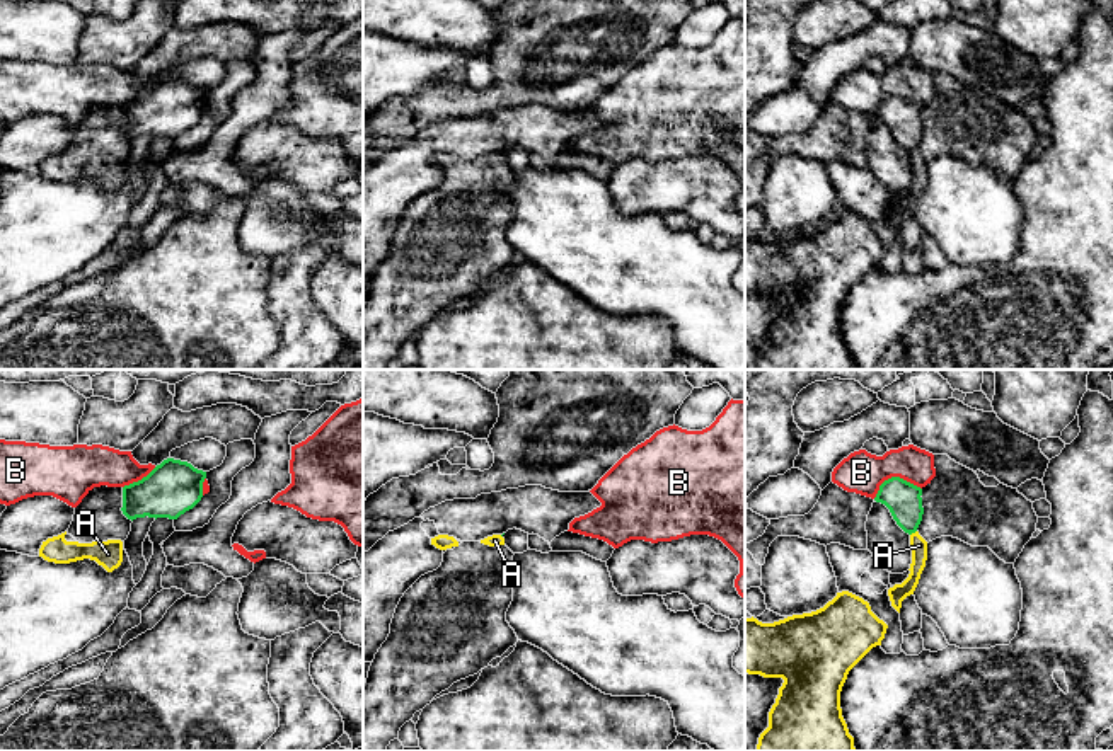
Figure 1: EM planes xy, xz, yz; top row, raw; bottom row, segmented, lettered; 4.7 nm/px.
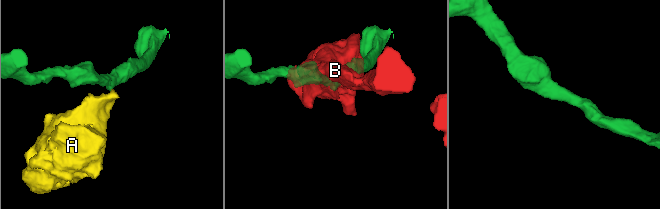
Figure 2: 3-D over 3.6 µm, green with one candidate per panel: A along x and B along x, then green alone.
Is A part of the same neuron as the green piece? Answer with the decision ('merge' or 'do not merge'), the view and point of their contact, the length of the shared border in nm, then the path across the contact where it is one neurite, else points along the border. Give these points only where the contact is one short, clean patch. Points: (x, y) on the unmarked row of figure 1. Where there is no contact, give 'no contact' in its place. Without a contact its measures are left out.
do not merge; contact yz (912, 150); length 40 nm; border yz (916, 149), (911, 154)

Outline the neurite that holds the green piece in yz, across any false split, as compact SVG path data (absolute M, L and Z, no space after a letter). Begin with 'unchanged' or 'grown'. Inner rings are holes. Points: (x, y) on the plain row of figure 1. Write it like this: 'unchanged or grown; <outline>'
unchanged; M891 95L879 104L874 119L885 123L897 143L912 153L917 150L924 133L920 114L920 106L900 95Z

